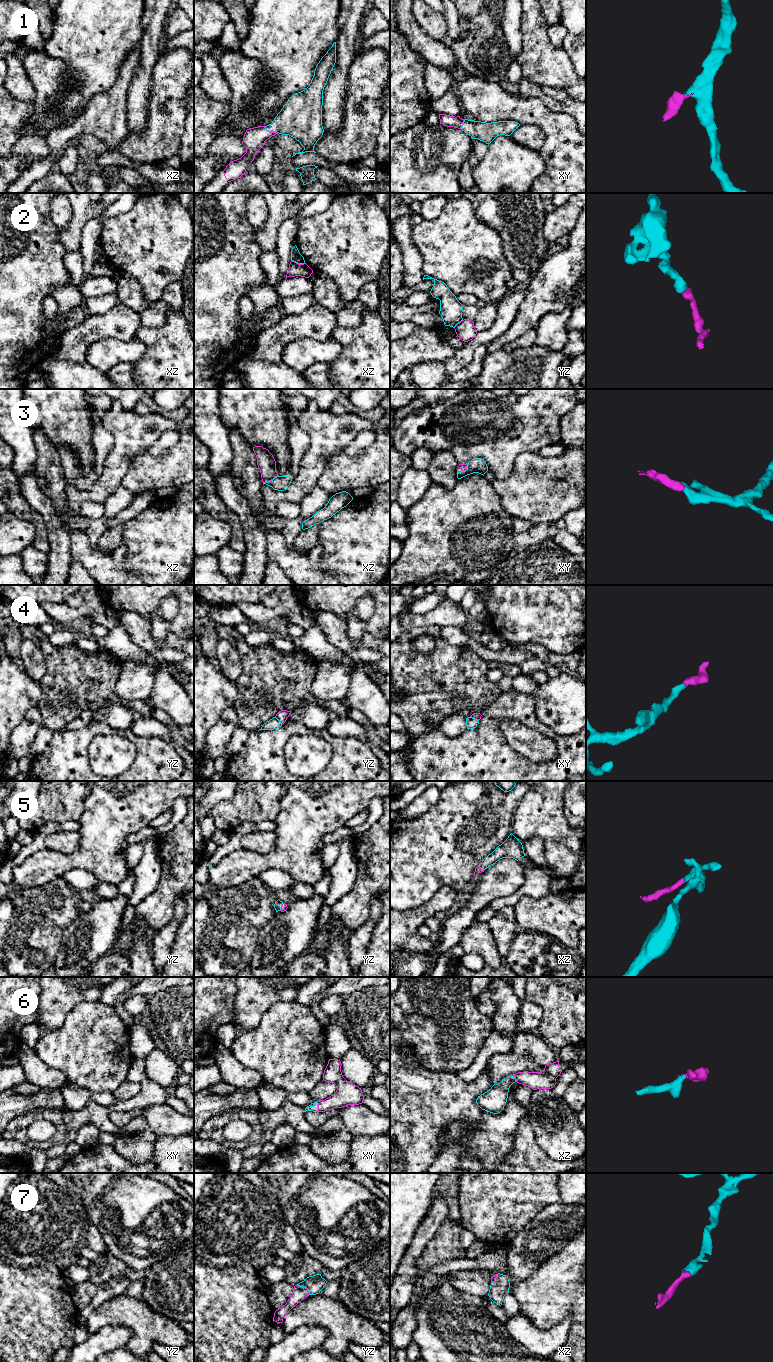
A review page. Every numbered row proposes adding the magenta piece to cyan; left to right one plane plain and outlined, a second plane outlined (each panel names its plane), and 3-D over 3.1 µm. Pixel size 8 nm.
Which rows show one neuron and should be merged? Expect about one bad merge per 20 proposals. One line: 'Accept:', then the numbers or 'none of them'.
Accept: 1, 3, 4, 5, 6, 7

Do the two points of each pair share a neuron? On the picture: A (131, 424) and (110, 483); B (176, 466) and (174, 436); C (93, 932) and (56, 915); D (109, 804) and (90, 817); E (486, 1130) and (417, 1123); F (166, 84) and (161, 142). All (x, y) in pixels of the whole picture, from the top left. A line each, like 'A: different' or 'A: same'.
A: same
B: different
C: different
D: same
E: different
F: same

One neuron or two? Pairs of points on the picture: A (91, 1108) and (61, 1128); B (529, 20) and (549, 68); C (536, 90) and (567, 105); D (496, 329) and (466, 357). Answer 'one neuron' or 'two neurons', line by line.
A: two neurons
B: one neuron
C: one neuron
D: one neuron

